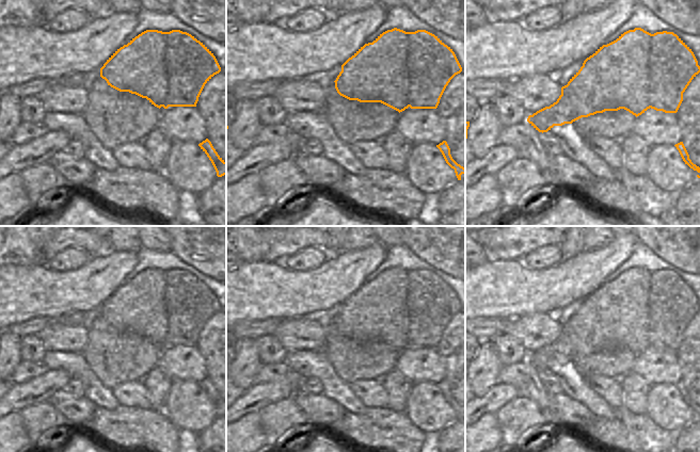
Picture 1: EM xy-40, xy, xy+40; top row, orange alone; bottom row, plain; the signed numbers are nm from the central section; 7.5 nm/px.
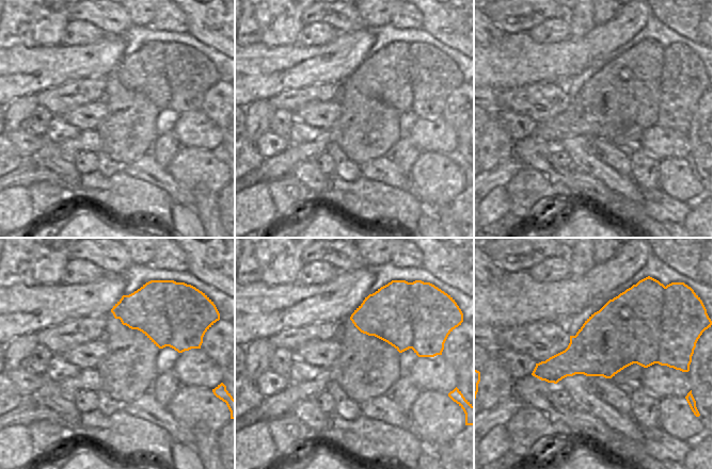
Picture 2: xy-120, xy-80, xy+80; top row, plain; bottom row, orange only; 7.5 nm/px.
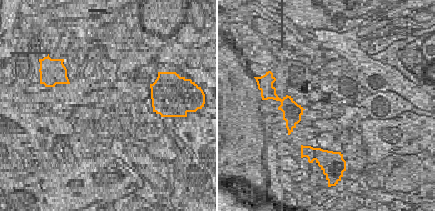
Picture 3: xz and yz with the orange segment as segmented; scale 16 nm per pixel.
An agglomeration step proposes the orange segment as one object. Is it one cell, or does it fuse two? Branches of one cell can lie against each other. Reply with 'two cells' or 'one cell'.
two cells

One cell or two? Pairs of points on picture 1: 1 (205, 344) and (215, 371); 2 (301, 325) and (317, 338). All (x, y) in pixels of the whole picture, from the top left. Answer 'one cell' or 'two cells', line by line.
1: one cell
2: one cell

